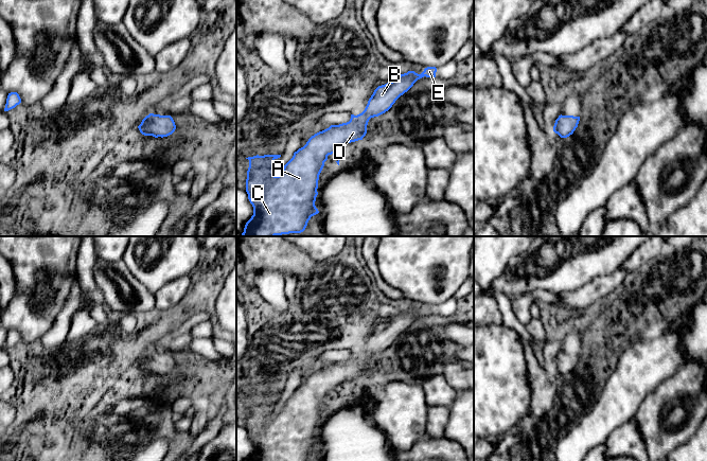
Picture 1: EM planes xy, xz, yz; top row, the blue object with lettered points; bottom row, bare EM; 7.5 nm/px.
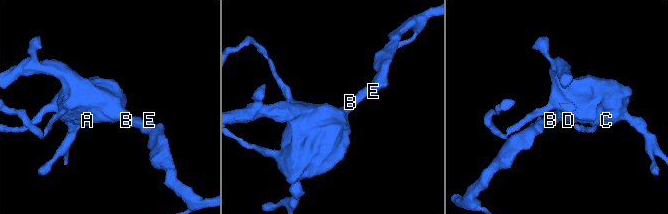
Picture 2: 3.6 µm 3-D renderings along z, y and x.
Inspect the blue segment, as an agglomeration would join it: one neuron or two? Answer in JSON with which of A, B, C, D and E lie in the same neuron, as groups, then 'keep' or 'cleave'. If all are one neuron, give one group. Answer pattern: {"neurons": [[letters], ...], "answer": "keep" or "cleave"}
{"neurons": [["A", "B", "C", "D", "E"]], "answer": "keep"}

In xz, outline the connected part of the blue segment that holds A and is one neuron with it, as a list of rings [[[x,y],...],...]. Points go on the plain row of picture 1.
[[[427,304],[421,312],[408,308],[400,312],[396,317],[378,323],[361,351],[351,352],[349,359],[331,362],[329,366],[312,373],[303,385],[294,390],[293,395],[284,403],[279,413],[275,412],[277,405],[275,397],[280,395],[281,392],[257,392],[246,395],[249,397],[246,429],[253,444],[253,453],[246,461],[307,461],[312,454],[319,450],[315,439],[318,432],[319,412],[324,400],[328,397],[328,393],[336,389],[339,390],[340,386],[347,380],[363,377],[371,355],[388,349],[395,338],[407,330],[418,317],[424,314],[436,315],[436,309],[436,304]]]

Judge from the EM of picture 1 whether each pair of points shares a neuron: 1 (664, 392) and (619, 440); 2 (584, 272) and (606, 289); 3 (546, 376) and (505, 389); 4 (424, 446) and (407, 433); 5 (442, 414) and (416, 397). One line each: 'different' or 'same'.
1: different
2: different
3: different
4: different
5: different

